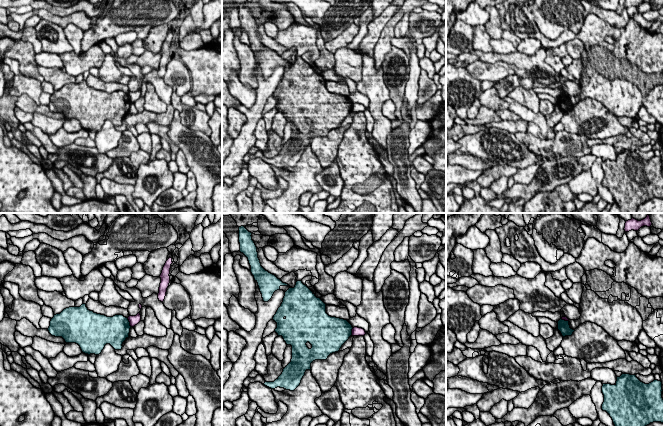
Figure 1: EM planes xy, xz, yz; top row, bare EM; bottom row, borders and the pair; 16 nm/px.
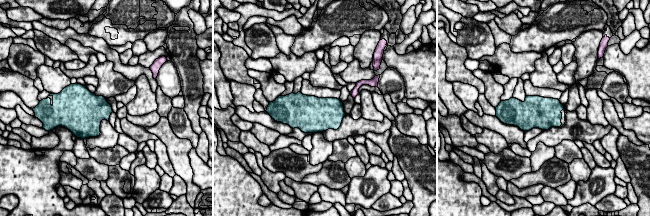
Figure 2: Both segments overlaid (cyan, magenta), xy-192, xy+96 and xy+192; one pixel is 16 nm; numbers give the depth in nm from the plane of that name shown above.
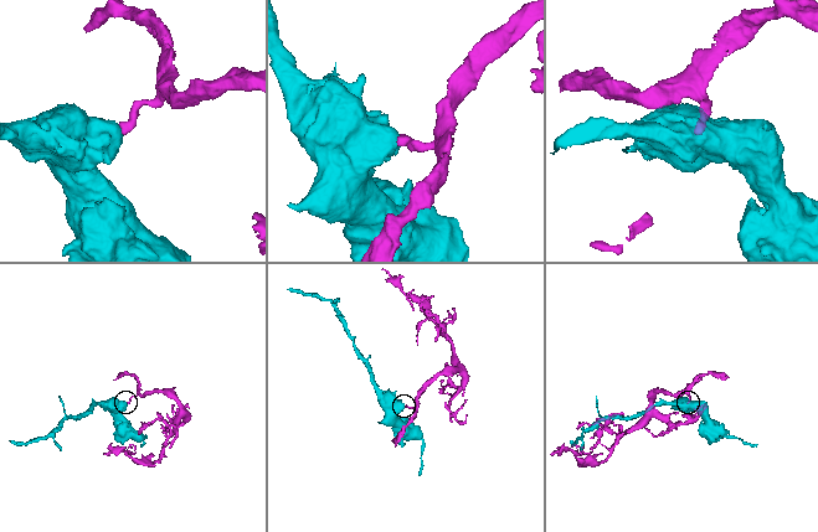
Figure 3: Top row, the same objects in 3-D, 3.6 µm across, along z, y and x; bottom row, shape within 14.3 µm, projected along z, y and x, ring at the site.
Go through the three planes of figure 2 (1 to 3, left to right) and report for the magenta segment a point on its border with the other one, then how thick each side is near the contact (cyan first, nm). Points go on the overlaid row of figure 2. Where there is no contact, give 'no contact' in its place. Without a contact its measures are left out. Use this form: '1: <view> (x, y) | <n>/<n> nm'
1: no contact
2: no contact
3: no contact

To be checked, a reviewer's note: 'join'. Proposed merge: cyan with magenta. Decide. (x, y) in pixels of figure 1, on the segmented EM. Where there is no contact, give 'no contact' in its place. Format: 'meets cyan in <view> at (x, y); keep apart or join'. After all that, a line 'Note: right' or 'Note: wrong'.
meets cyan in xy at (129, 322); keep apart
Note: wrong

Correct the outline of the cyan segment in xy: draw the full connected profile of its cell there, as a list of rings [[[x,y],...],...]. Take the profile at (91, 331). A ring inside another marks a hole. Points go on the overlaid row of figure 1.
[[[86,304],[80,307],[69,307],[60,314],[54,315],[48,328],[49,333],[55,337],[62,337],[66,343],[76,343],[85,354],[101,354],[106,344],[115,350],[121,350],[123,342],[129,337],[130,322],[123,315],[107,317],[90,311]]]

